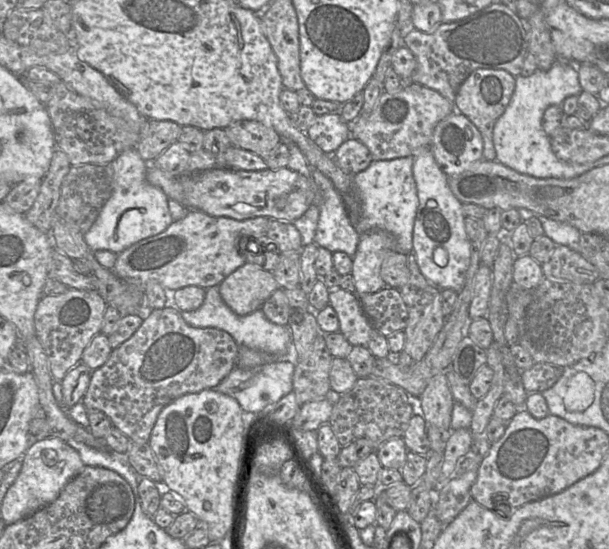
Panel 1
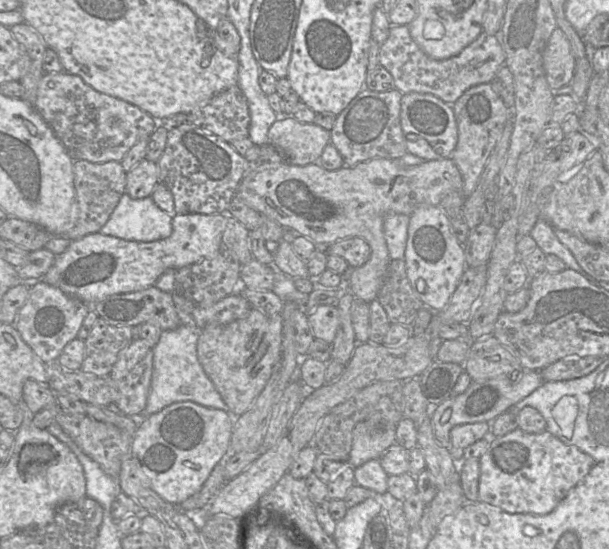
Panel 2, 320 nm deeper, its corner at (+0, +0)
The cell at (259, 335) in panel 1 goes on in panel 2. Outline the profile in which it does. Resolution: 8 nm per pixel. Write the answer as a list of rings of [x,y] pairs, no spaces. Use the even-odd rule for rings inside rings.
[[[181,323],[177,328],[172,329],[172,330],[164,330],[161,333],[160,339],[157,342],[157,344],[155,345],[155,347],[153,348],[153,372],[152,372],[152,380],[151,380],[151,387],[150,387],[150,392],[147,398],[147,403],[146,403],[146,407],[143,410],[143,412],[140,415],[140,418],[147,418],[148,416],[150,416],[151,414],[154,414],[156,412],[159,412],[160,410],[162,410],[163,408],[176,403],[176,402],[182,402],[182,401],[192,401],[195,402],[197,404],[200,404],[202,406],[205,407],[209,407],[209,408],[216,408],[216,409],[221,409],[225,412],[228,413],[230,419],[233,421],[235,419],[235,416],[240,416],[240,415],[236,415],[234,414],[229,408],[228,406],[225,404],[225,402],[223,401],[221,395],[219,394],[219,392],[216,390],[213,382],[210,380],[210,378],[206,375],[206,373],[204,372],[198,357],[197,357],[197,342],[201,333],[200,328],[198,328],[195,324],[183,324]]]

